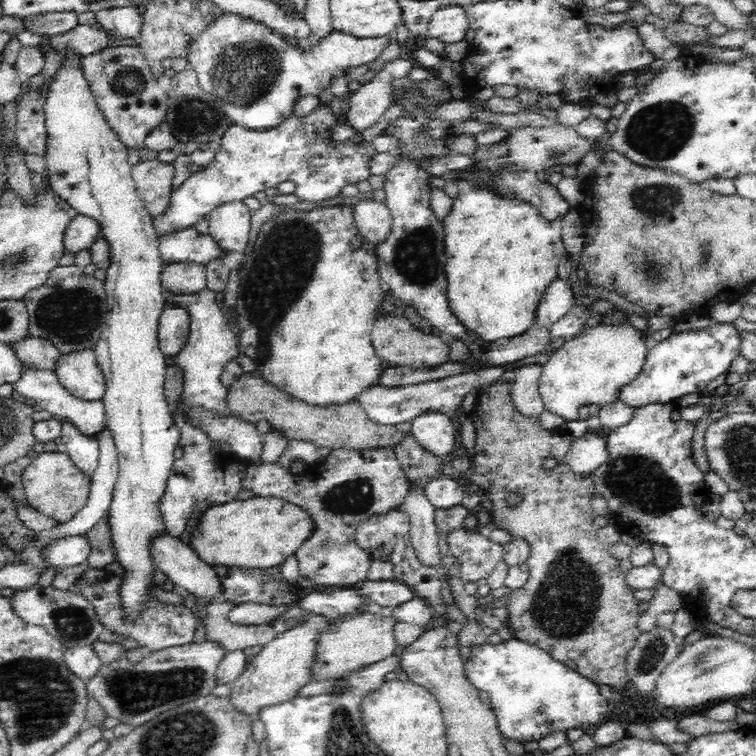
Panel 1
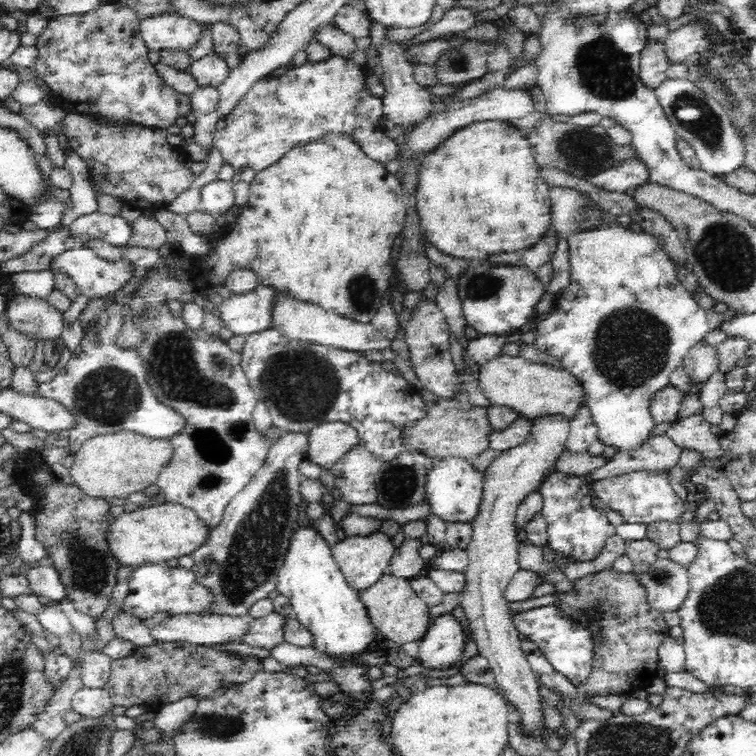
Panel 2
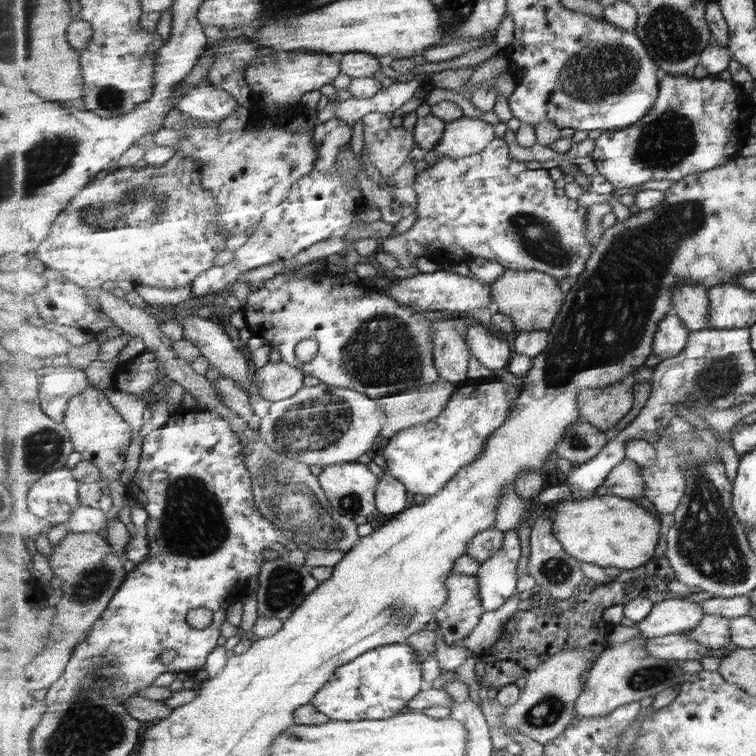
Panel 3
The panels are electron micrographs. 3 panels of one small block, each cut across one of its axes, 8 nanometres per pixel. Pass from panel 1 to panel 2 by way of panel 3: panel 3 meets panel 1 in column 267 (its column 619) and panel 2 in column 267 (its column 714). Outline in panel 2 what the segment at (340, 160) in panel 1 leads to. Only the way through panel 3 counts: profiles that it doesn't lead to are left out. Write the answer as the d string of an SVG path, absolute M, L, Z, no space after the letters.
M330 56L323 62L306 61L303 65L291 66L271 76L257 80L237 102L236 108L224 118L226 126L215 133L215 145L222 156L223 164L230 164L236 173L252 168L262 172L280 162L286 152L300 144L319 142L329 135L346 135L361 148L368 158L386 164L397 157L397 143L383 133L380 124L383 116L381 98L370 96L365 91L364 70L356 62L340 56Z

